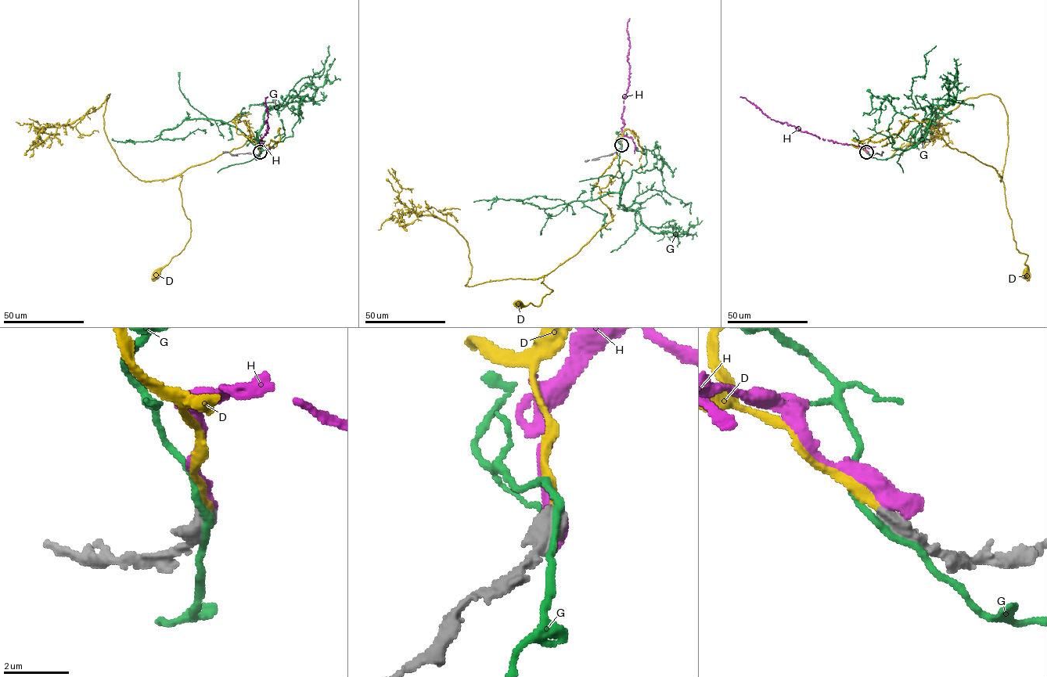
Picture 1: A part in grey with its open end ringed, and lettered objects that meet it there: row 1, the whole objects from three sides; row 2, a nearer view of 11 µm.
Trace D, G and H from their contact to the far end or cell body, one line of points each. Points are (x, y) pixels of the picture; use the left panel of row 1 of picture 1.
D: (260, 152), (253, 138), (236, 133), (238, 114), (250, 138), (180, 174), (190, 238), (156, 274)
G: (260, 153), (257, 160), (261, 149), (220, 120), (185, 120), (160, 137), (183, 138), (198, 129), (205, 133)
H: (260, 152), (260, 145), (262, 144), (260, 143), (268, 129), (265, 120), (268, 117), (265, 103), (268, 96)

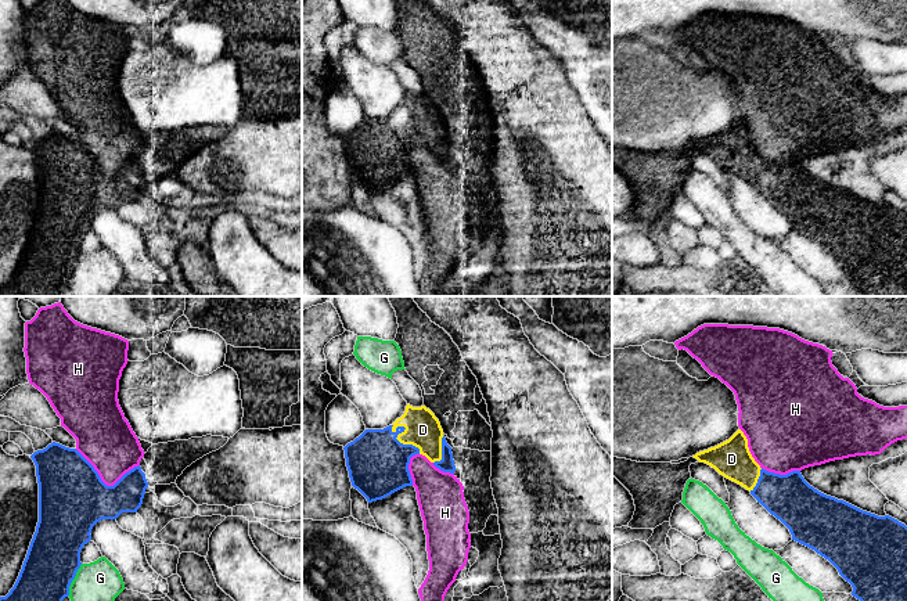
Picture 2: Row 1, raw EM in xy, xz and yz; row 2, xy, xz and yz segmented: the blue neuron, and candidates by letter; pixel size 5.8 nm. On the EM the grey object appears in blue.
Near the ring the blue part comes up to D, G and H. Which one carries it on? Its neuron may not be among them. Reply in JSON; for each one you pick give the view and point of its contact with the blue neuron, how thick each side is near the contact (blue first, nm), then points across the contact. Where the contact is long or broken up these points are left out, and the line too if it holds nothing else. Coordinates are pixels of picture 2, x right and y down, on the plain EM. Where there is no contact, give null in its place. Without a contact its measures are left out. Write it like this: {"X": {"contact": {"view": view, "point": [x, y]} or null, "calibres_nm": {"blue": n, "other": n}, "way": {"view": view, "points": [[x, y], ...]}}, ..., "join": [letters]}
{"D": {"contact": {"view": "xz", "point": [396, 126]}, "calibres_nm": {"blue": 360, "other": 200}}, "join": ["D"]}

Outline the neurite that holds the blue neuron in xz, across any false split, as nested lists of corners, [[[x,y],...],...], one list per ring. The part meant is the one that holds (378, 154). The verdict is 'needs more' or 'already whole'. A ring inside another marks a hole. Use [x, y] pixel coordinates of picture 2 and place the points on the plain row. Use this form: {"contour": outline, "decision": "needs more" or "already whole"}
{"contour": [[[406,96],[404,104],[384,119],[366,119],[345,137],[352,176],[368,192],[413,176],[410,148],[425,145],[436,158],[454,163],[451,137],[435,104],[425,96]]], "decision": "needs more"}

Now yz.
{"contour": [[[741,119],[728,130],[699,141],[692,147],[749,180],[757,192],[789,219],[792,230],[828,249],[838,259],[839,264],[852,274],[852,285],[863,294],[867,296],[907,296],[907,216],[904,213],[889,205],[878,206],[863,201],[843,190],[818,181],[805,170],[800,161],[780,165],[763,159],[752,147],[748,129]]], "decision": "needs more"}

